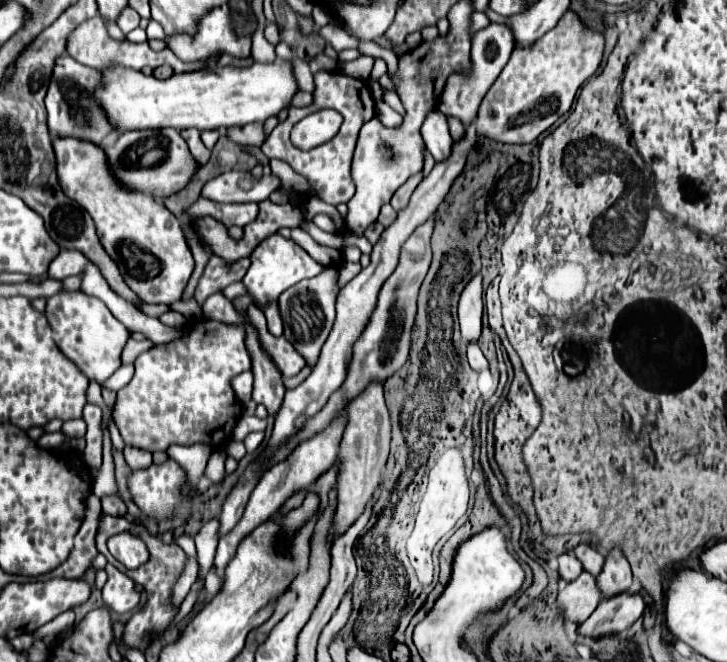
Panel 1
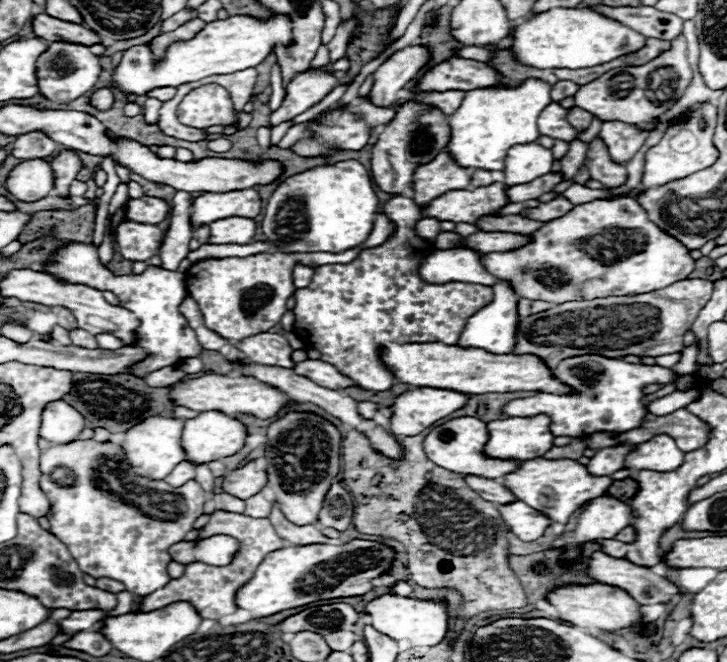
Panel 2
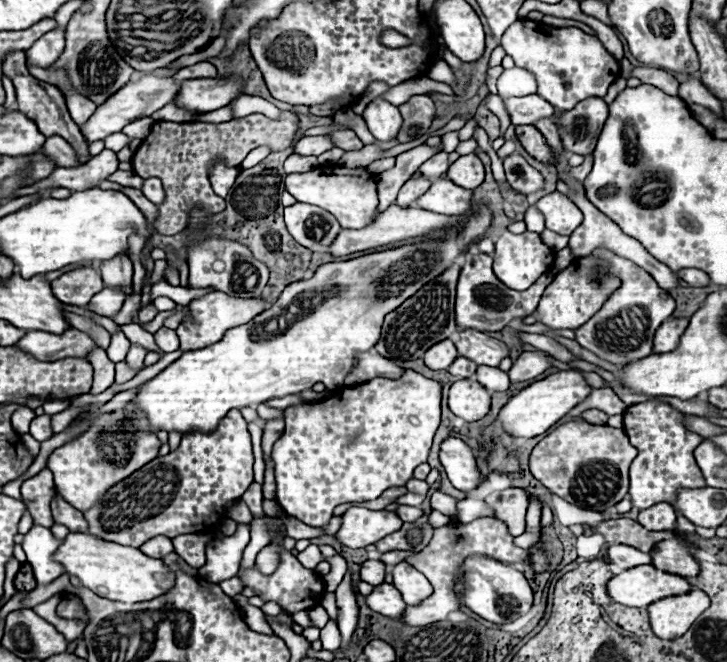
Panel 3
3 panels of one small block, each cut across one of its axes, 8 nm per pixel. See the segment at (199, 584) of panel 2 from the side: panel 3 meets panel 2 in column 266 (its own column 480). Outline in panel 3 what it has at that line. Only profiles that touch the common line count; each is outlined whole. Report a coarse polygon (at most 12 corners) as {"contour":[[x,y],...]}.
{"contour":[[478,518],[436,528],[406,560],[434,592],[400,622],[428,626],[460,608],[458,566],[472,554],[528,560],[506,524]]}

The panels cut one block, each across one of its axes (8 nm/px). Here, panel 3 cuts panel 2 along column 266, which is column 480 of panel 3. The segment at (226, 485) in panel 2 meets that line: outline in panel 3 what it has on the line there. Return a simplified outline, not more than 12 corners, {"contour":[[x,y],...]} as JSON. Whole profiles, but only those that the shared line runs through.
{"contour":[[460,438],[440,444],[452,486],[474,490],[482,480],[472,450]]}

